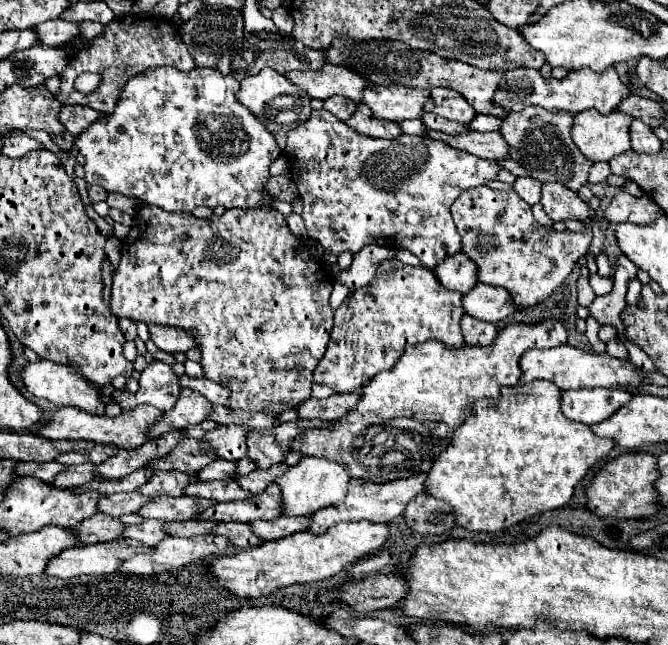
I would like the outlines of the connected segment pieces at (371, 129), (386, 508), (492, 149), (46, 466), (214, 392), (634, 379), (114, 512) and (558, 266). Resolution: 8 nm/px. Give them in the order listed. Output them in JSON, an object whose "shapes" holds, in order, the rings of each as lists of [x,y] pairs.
{"shapes":[[[[359,103],[357,105],[357,111],[353,115],[353,119],[347,121],[355,131],[363,133],[363,135],[369,135],[369,137],[383,137],[383,139],[397,139],[399,135],[403,135],[399,123],[391,123],[391,121],[385,121],[385,119],[377,119],[373,115],[373,111],[365,105],[365,103]]],[[[419,473],[415,477],[407,477],[407,479],[397,479],[397,481],[387,481],[387,483],[369,483],[365,479],[353,479],[347,499],[343,499],[343,503],[325,507],[323,511],[317,511],[315,515],[311,515],[311,527],[309,531],[313,533],[325,533],[329,527],[341,523],[341,521],[371,521],[371,523],[389,523],[397,517],[403,515],[407,503],[419,495],[425,493],[425,479],[427,473]]],[[[429,131],[431,139],[441,139],[455,149],[463,149],[481,159],[505,161],[509,157],[509,143],[499,131],[493,133],[465,133],[465,135],[445,135],[439,131]]],[[[27,461],[27,463],[19,463],[19,475],[35,475],[37,479],[43,479],[43,481],[49,481],[49,483],[53,483],[53,479],[59,473],[63,473],[65,469],[67,469],[67,465],[57,463],[57,461],[47,461],[47,463]]],[[[181,375],[181,385],[199,391],[201,395],[205,395],[213,405],[223,405],[229,407],[229,397],[231,397],[231,389],[225,387],[223,383],[215,383],[211,379],[193,379],[187,375]]],[[[559,345],[551,349],[531,349],[519,361],[521,365],[521,385],[531,383],[533,379],[553,381],[559,389],[583,389],[583,387],[605,387],[605,389],[627,389],[637,391],[647,385],[647,379],[641,373],[641,367],[635,367],[629,359],[617,359],[609,353],[585,351],[571,345]]],[[[131,491],[131,493],[113,493],[107,495],[107,503],[103,503],[103,511],[111,517],[121,517],[127,513],[137,513],[143,505],[147,505],[151,499],[139,495],[139,491]]],[[[487,185],[463,191],[451,213],[461,233],[463,253],[479,267],[479,281],[509,289],[521,309],[545,301],[567,279],[577,259],[587,253],[593,237],[591,227],[583,233],[559,233],[553,227],[539,225],[529,203],[515,191],[497,191]]]]}

